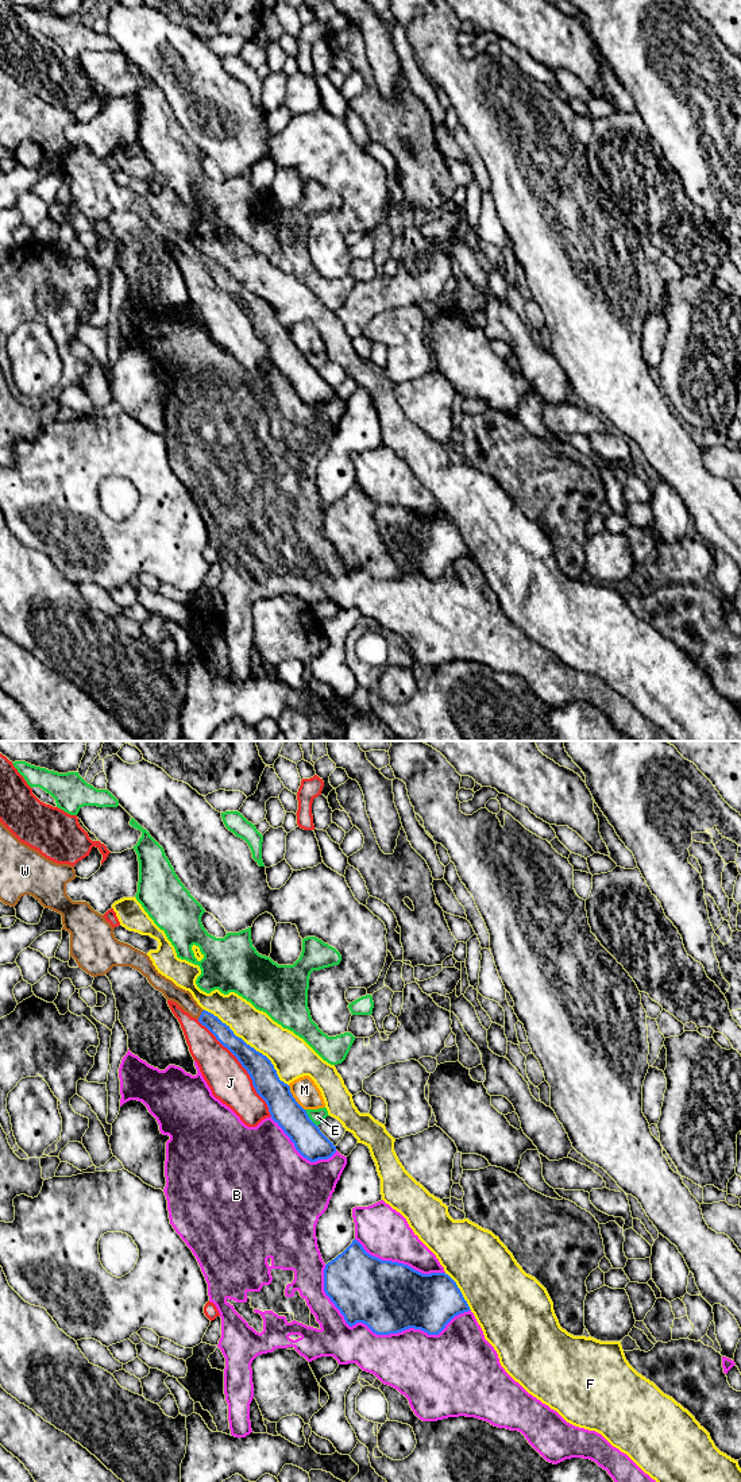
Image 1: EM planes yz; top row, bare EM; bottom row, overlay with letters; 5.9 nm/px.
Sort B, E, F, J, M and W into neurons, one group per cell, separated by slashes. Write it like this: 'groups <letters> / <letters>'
groups B M / E / F / J / W

